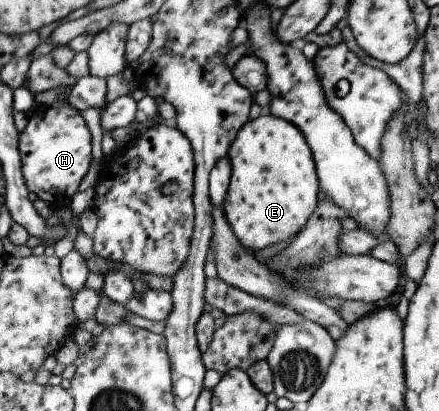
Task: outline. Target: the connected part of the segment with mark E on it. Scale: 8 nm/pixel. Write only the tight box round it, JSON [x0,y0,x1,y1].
[222,113,318,252]

